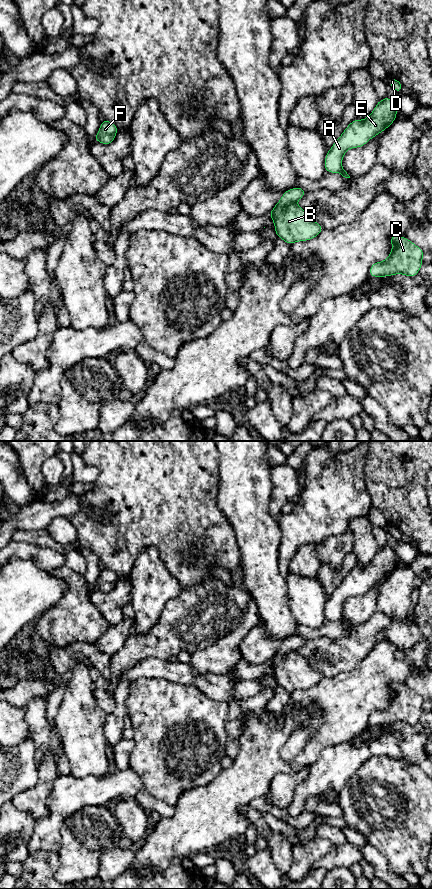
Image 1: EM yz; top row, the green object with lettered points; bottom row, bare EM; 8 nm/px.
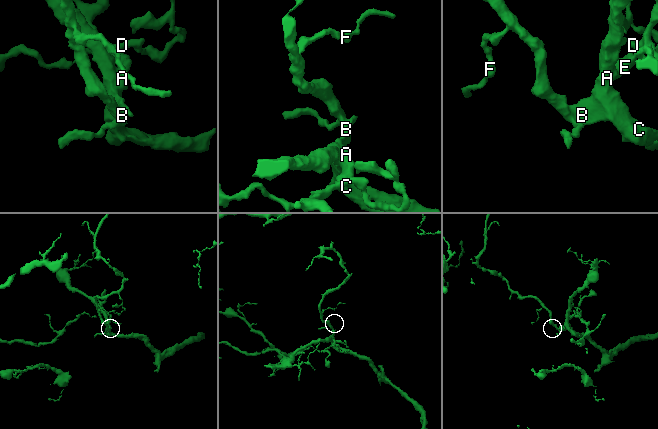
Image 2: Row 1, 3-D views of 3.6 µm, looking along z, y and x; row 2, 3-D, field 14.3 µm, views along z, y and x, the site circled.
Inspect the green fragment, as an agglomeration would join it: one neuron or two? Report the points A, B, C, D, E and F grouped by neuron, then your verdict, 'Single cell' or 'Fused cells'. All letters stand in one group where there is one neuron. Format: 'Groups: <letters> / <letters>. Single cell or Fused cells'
Groups: A D E / B C F. Fused cells

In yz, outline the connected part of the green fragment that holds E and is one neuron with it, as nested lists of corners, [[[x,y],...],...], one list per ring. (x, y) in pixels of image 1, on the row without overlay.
[[[389,545],[379,548],[366,567],[353,568],[335,589],[326,601],[325,619],[339,621],[343,604],[348,597],[364,594],[371,586],[386,578],[396,566],[397,556],[394,549]]]

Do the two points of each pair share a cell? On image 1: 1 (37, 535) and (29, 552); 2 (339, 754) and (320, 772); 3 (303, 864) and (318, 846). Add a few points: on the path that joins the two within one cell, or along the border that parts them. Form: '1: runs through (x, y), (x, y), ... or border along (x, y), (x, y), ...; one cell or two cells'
1: border along (11, 539), (46, 546), (55, 550); two cells
2: runs through (334, 759), (325, 768); one cell
3: runs through (304, 860), (314, 850); one cell

